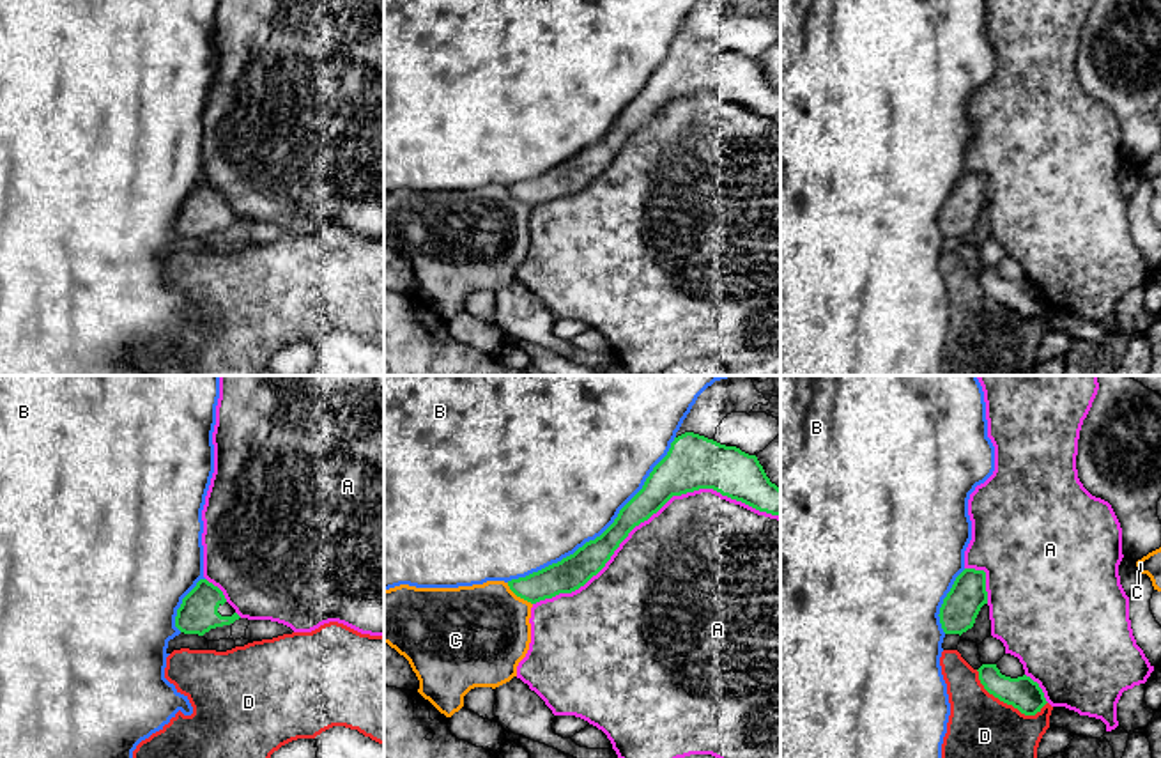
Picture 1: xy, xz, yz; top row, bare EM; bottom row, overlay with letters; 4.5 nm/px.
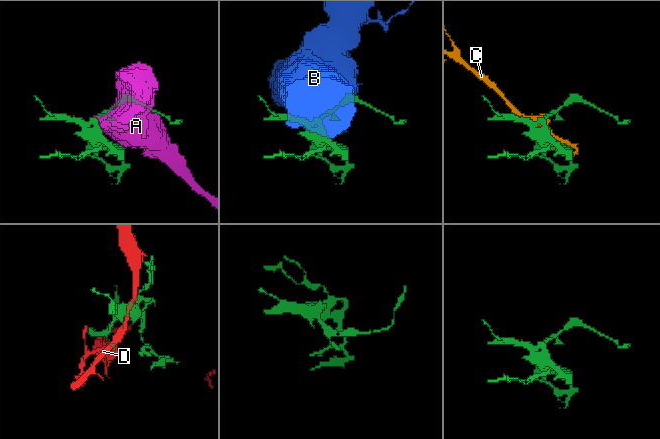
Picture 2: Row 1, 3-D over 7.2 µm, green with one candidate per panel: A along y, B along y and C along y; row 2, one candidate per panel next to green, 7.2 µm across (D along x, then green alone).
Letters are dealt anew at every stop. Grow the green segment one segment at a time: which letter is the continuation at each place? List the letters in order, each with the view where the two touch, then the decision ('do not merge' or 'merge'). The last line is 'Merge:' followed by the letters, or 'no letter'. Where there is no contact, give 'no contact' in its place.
A: contact in xz; merge
B: contact in xz; do not merge
C: contact in xz; do not merge
D: contact in yz; do not merge
Merge: A

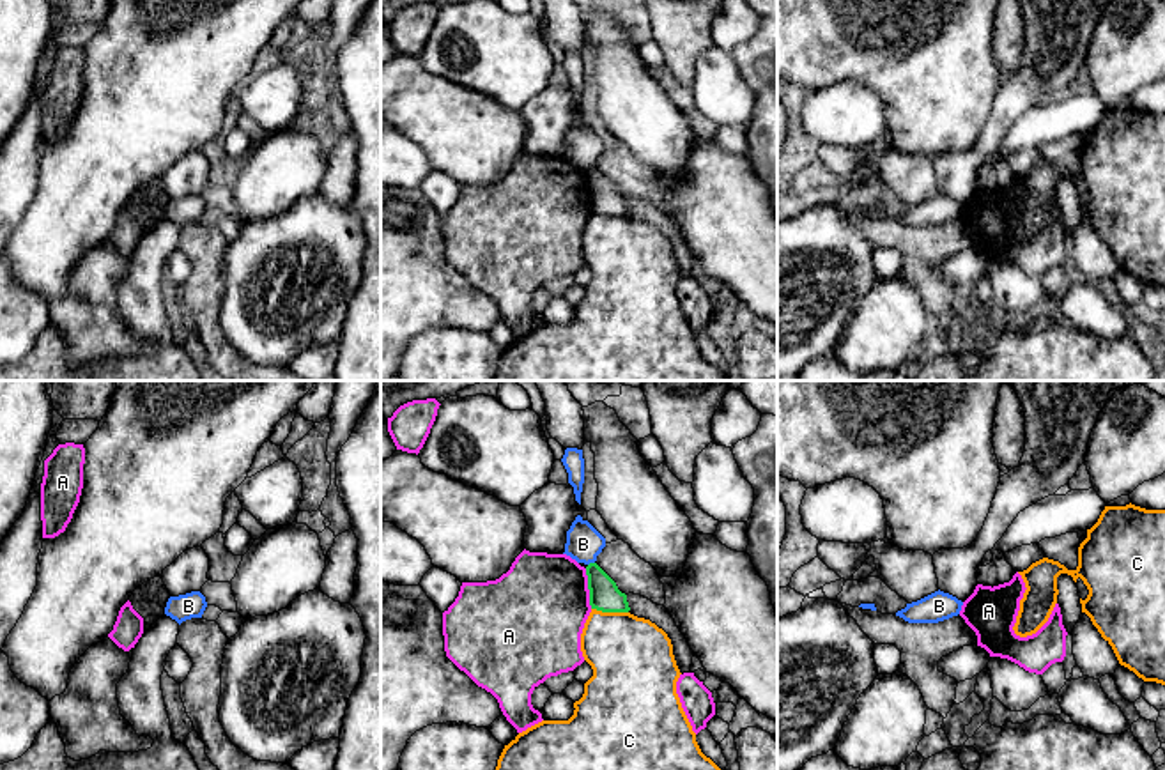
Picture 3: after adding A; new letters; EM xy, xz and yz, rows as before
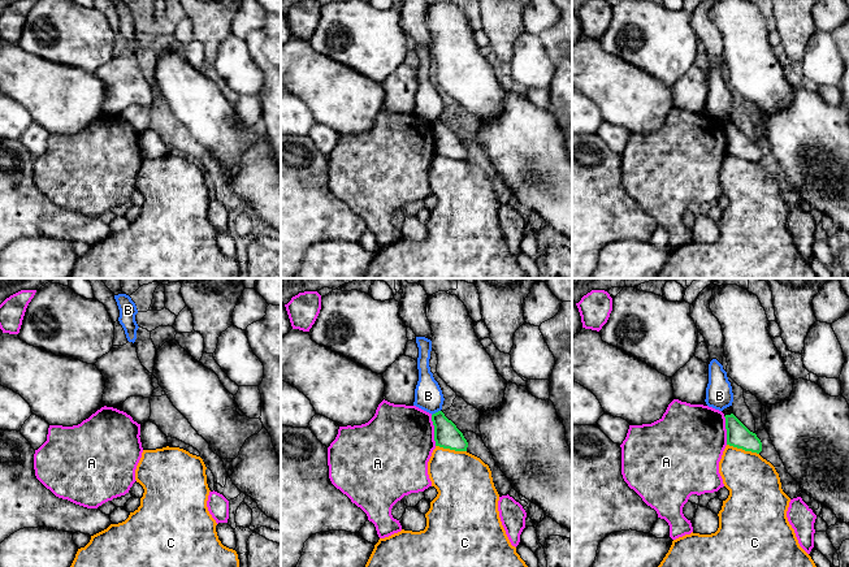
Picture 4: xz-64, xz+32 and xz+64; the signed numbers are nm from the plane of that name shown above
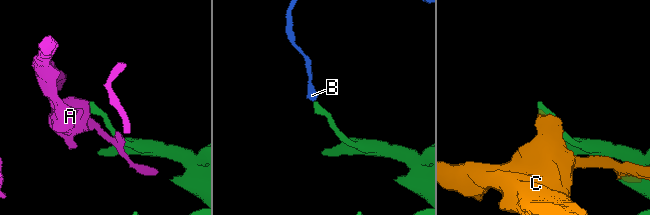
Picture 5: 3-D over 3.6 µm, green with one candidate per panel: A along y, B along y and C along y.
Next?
A: contact in xz; do not merge
B: contact in xz; do not merge
C: contact in xz; do not merge
Merge: no letter

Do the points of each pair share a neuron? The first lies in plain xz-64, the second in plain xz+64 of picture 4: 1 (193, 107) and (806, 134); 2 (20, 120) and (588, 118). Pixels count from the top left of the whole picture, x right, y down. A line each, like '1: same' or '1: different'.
1: different
2: same

